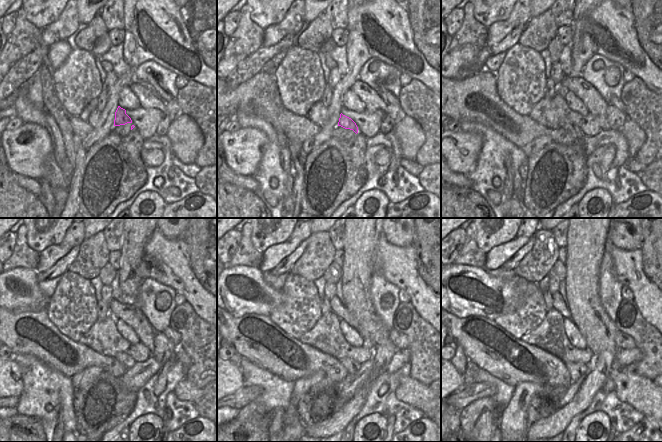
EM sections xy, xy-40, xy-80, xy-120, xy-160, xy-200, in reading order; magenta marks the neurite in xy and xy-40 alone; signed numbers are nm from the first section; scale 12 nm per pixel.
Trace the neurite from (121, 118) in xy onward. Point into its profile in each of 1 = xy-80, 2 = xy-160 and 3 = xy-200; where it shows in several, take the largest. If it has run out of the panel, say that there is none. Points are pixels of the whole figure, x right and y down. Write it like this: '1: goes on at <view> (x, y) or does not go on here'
1: goes on at xy-80 (574, 129)
2: goes on at xy-160 (352, 367)
3: goes on at xy-200 (576, 370)

